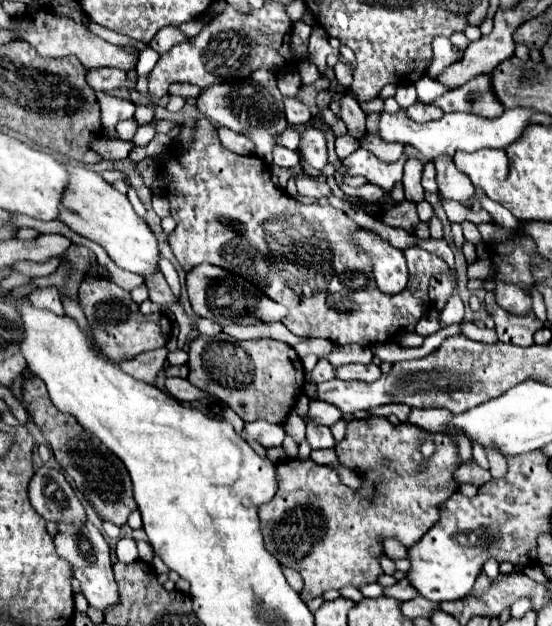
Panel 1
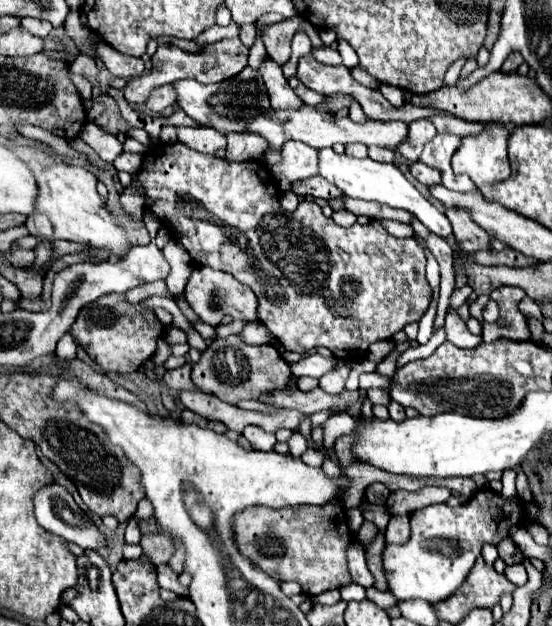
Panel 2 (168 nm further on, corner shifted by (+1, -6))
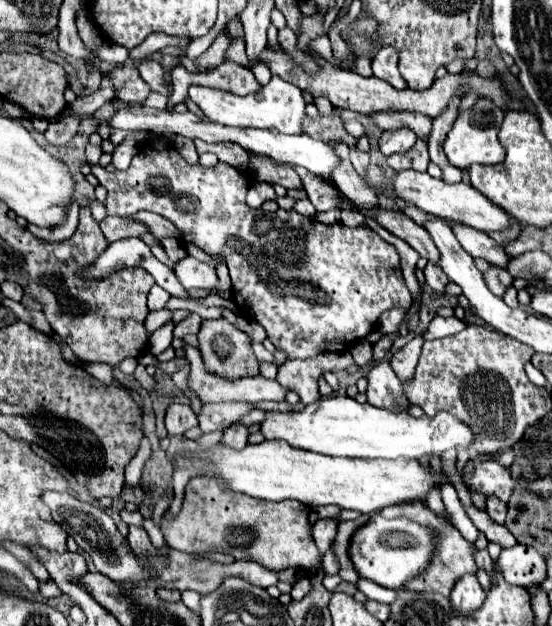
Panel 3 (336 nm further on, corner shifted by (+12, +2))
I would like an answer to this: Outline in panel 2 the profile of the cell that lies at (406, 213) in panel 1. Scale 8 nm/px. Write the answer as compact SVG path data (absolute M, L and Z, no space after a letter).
M183 142L177 144L153 144L147 148L145 156L143 156L143 166L137 174L137 182L145 188L145 192L175 192L171 196L165 196L161 200L159 206L159 216L161 222L169 228L171 236L191 254L195 264L203 264L203 266L211 266L215 270L223 270L233 274L239 282L247 284L257 300L259 300L259 320L271 330L271 334L285 346L285 350L291 352L299 352L299 354L307 354L311 352L315 346L325 346L333 352L335 358L343 360L343 362L357 362L361 358L367 356L367 350L371 344L381 342L381 340L391 340L393 334L397 334L399 330L403 330L405 324L409 322L419 322L421 316L425 314L429 302L431 302L431 286L425 278L425 254L423 248L419 246L419 242L415 238L395 238L391 236L379 220L371 220L369 224L353 224L349 228L341 228L333 222L333 218L327 218L321 208L315 202L301 202L299 208L295 210L295 214L285 214L281 204L279 204L279 188L275 184L275 178L271 174L271 170L257 160L251 162L231 162L227 158L219 158L215 154L203 154L197 152L193 148L189 148Z

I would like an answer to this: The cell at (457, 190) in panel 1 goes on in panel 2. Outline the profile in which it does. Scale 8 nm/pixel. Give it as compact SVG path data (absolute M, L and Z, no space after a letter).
M445 206L445 216L449 218L449 222L453 226L453 234L463 252L475 252L475 250L489 248L489 234L473 222L469 210Z

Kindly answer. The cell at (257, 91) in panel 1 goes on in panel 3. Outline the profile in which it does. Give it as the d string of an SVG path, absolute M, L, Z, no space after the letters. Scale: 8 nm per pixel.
M146 58L146 60L142 60L142 62L138 64L138 72L140 72L142 80L144 80L154 92L160 92L160 94L164 94L164 96L170 96L170 94L172 94L170 88L166 86L166 82L164 82L164 68L162 68L158 62Z

